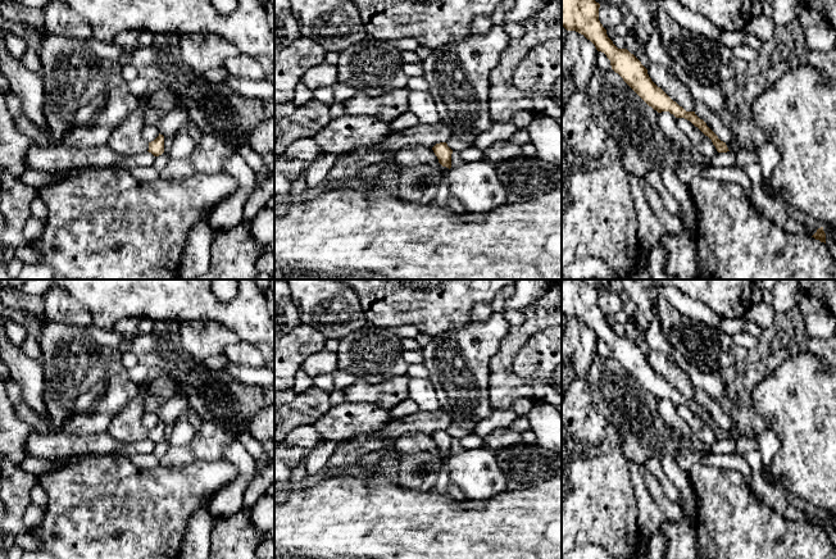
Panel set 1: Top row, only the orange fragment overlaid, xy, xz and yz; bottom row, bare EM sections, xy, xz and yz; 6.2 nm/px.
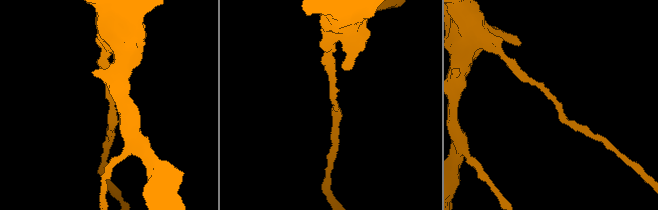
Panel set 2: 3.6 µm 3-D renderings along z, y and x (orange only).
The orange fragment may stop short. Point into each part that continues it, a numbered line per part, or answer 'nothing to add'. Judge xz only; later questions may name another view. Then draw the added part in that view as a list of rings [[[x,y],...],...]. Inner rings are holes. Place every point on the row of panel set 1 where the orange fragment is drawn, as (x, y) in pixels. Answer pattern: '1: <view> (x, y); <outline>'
nothing to add

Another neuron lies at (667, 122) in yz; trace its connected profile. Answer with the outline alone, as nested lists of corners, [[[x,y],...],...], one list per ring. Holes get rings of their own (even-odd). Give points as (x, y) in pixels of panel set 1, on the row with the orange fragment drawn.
[[[669,112],[658,113],[658,124],[667,142],[676,145],[676,151],[690,151],[694,146],[690,140],[680,131],[677,118]]]

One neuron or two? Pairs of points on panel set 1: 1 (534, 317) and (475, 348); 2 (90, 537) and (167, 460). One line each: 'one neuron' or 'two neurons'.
1: two neurons
2: two neurons

